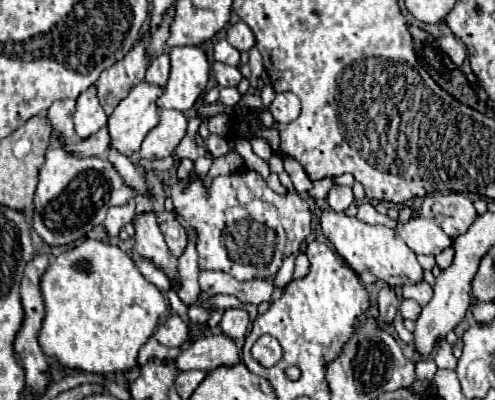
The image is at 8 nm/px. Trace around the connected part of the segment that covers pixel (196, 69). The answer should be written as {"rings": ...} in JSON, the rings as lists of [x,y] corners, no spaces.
{"rings":[[[199,47],[171,49],[171,75],[165,93],[159,97],[159,109],[189,111],[207,87],[211,67]]]}

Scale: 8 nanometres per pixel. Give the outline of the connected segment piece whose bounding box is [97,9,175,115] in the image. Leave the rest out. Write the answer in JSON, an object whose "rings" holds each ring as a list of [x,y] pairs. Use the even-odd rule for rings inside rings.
{"rings":[[[171,9],[171,11],[165,15],[161,27],[159,27],[155,33],[145,33],[145,35],[141,37],[141,41],[139,41],[119,63],[115,63],[115,67],[109,67],[109,69],[103,71],[103,75],[99,77],[99,83],[97,83],[97,97],[99,97],[99,103],[101,103],[101,107],[103,107],[103,111],[105,111],[107,115],[111,115],[111,111],[115,111],[115,107],[119,105],[119,101],[123,101],[123,99],[129,95],[129,91],[145,79],[145,71],[147,71],[149,61],[151,61],[155,55],[161,55],[161,53],[165,51],[165,41],[167,41],[167,35],[169,35],[169,23],[173,21],[173,15],[175,15],[175,11]]]}

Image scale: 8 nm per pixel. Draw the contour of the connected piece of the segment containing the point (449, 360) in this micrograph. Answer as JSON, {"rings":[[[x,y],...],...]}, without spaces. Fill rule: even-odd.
{"rings":[[[441,337],[439,339],[439,351],[435,355],[435,363],[439,369],[455,369],[457,367],[457,359],[451,355],[451,345]]]}

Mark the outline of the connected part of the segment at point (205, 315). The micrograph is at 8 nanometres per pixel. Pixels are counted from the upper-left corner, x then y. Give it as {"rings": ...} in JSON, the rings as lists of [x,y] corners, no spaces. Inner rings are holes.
{"rings":[[[197,305],[190,306],[187,314],[192,321],[201,325],[206,325],[210,318],[210,314]]]}

